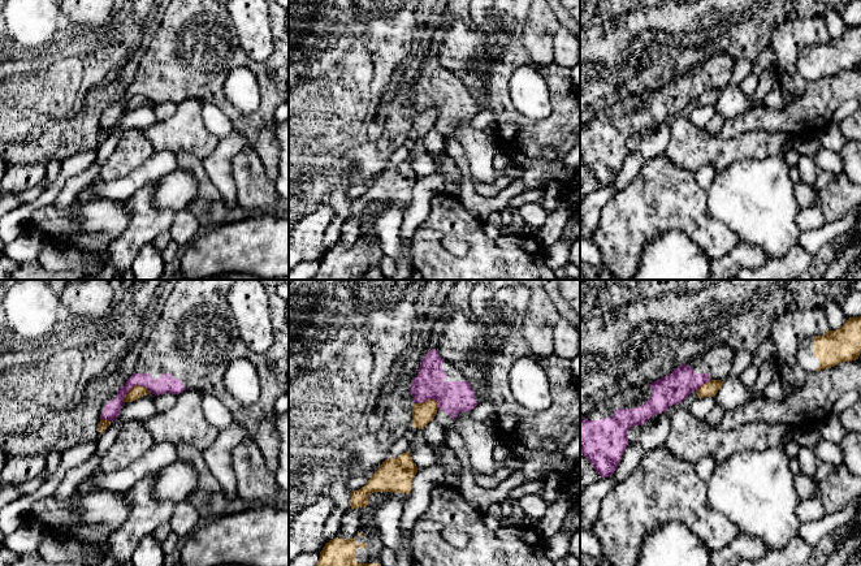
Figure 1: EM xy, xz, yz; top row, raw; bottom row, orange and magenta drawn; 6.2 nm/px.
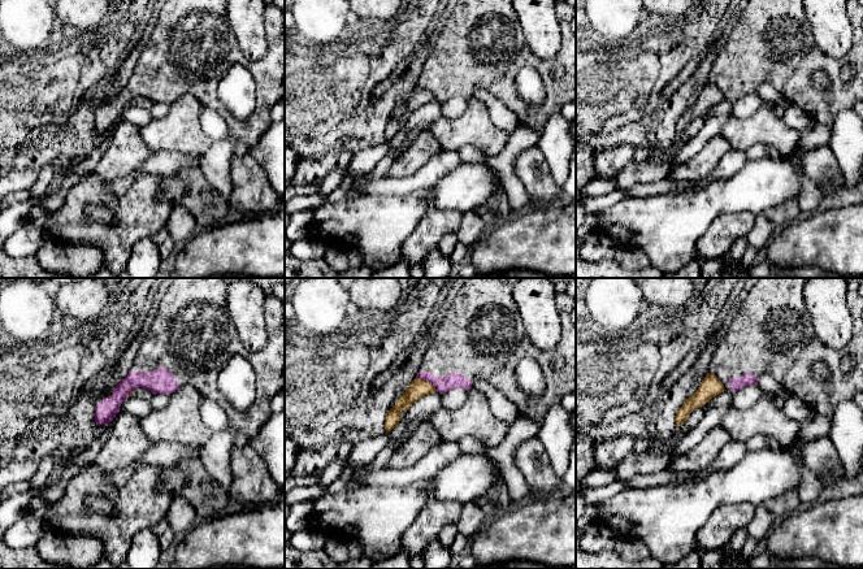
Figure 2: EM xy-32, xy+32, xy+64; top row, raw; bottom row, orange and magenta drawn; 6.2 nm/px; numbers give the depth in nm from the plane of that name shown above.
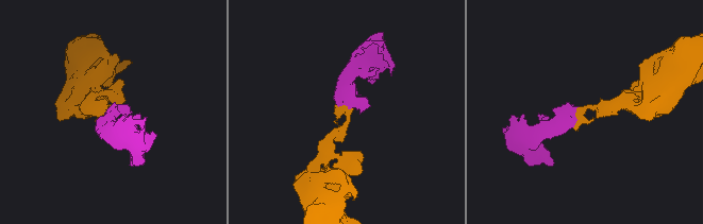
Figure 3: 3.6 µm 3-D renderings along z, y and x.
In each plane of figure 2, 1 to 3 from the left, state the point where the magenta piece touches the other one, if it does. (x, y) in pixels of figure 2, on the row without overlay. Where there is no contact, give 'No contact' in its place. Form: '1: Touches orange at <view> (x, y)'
1: Touches orange at xy-32 (130, 101)
2: Touches orange at xy+32 (424, 88)
3: Touches orange at xy+64 (711, 83)

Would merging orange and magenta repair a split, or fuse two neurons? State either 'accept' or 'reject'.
reject

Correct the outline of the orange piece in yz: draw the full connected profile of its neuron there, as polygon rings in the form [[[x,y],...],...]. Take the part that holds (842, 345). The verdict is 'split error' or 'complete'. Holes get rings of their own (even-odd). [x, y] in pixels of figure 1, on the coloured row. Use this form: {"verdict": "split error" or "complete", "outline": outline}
{"verdict": "split error", "outline": [[[861,316],[849,317],[840,329],[805,338],[797,350],[797,363],[809,372],[827,370],[861,354]]]}

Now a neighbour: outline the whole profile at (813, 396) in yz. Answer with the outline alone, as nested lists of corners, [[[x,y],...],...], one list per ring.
[[[823,307],[808,310],[786,310],[773,324],[769,338],[776,347],[775,363],[779,376],[791,384],[791,393],[782,401],[761,398],[752,401],[736,410],[724,412],[717,425],[721,431],[731,431],[749,423],[783,424],[796,431],[812,429],[825,418],[832,414],[838,398],[847,392],[856,392],[861,402],[861,362],[841,362],[835,367],[815,372],[805,371],[797,363],[797,350],[805,338],[823,336],[827,330],[827,320]]]

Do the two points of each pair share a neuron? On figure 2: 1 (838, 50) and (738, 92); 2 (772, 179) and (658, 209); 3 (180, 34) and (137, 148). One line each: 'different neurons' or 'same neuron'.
1: different neurons
2: same neuron
3: different neurons

